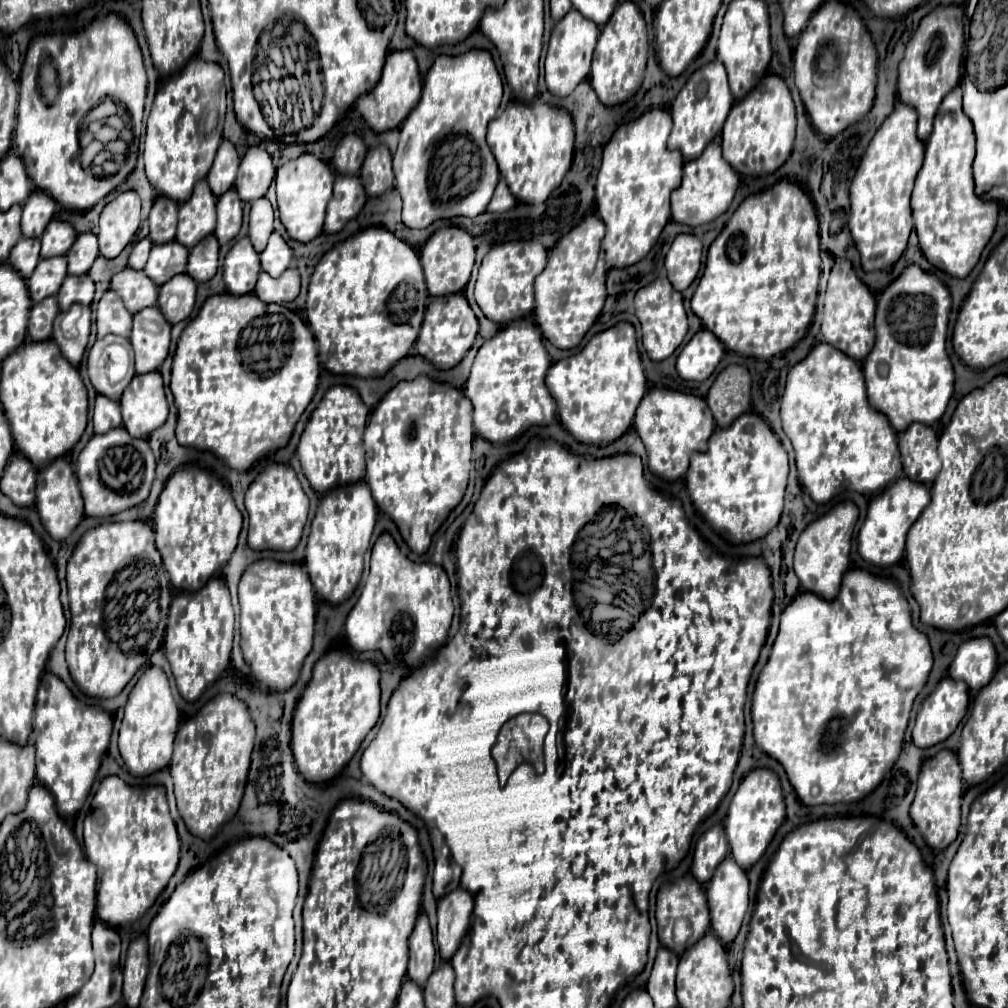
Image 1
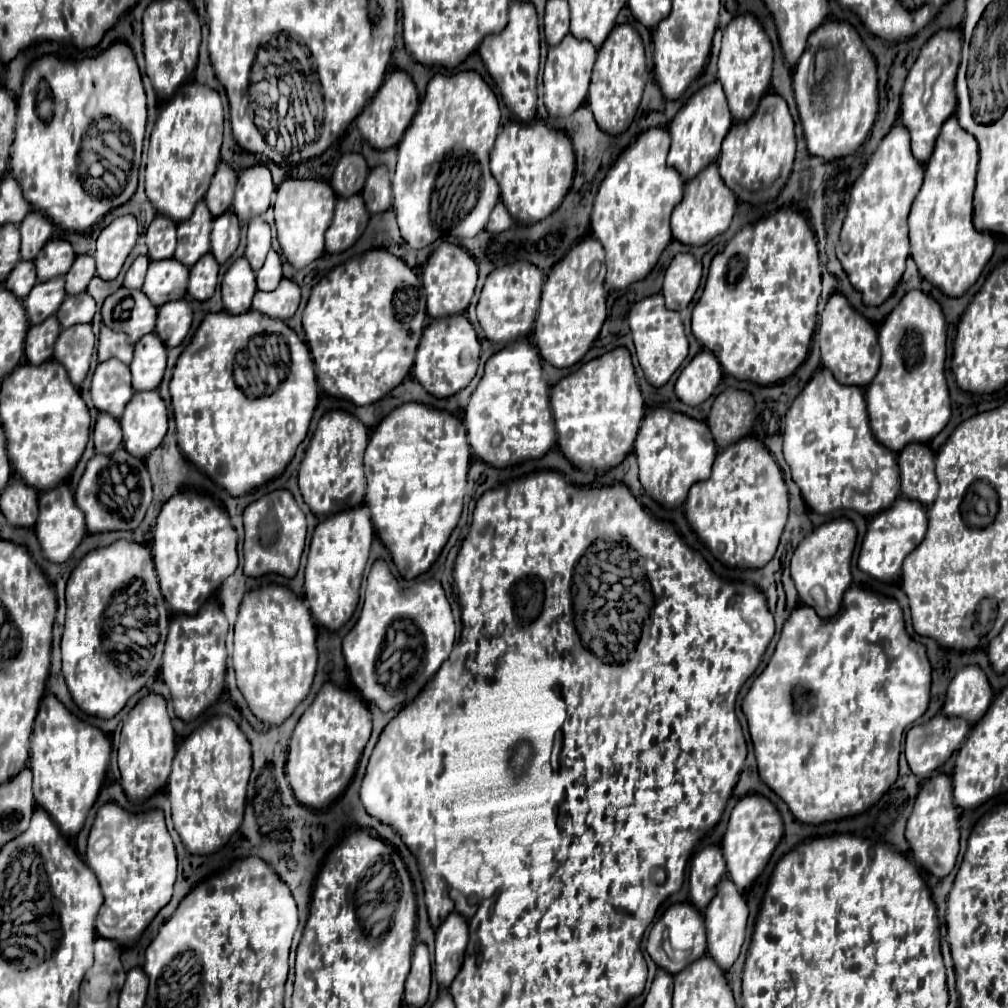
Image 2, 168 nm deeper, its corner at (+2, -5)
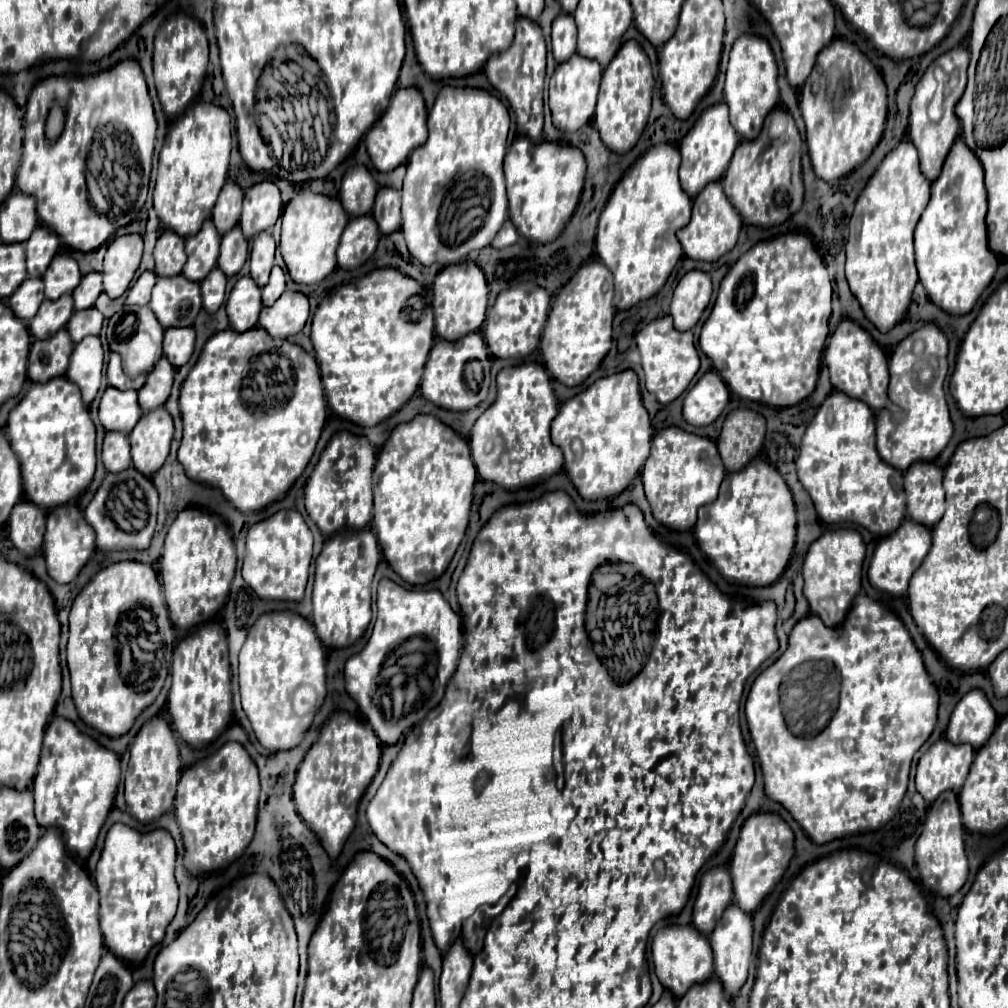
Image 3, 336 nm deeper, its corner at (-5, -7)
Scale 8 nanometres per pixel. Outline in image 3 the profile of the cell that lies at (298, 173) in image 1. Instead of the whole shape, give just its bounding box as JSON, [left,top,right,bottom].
[280,189,348,285]

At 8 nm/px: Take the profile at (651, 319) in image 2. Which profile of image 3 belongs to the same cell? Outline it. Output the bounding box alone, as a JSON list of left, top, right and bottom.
[636,317,700,405]

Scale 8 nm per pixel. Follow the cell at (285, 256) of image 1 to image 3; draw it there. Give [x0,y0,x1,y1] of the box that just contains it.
[262,265,284,307]

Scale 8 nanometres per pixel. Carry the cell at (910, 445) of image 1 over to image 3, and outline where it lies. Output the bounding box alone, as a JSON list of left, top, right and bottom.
[904,463,944,529]

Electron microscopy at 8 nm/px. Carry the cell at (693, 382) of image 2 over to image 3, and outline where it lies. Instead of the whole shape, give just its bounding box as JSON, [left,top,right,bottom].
[684,371,730,427]

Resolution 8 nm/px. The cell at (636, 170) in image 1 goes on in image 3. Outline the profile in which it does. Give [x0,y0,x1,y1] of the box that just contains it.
[596,145,692,311]

